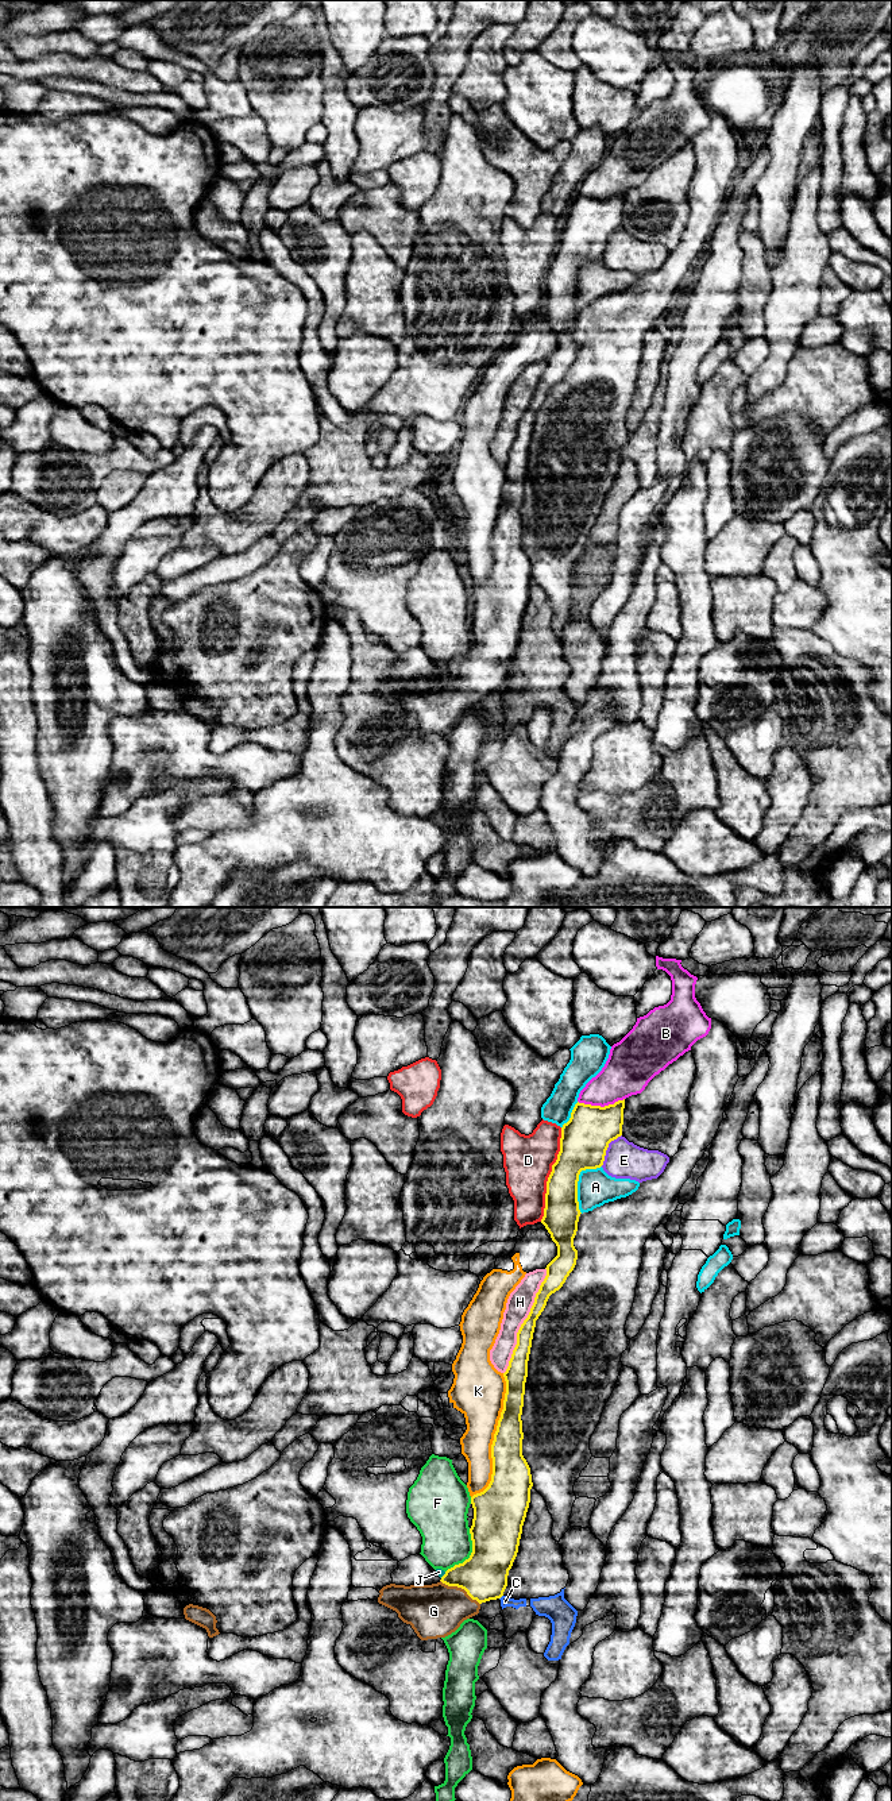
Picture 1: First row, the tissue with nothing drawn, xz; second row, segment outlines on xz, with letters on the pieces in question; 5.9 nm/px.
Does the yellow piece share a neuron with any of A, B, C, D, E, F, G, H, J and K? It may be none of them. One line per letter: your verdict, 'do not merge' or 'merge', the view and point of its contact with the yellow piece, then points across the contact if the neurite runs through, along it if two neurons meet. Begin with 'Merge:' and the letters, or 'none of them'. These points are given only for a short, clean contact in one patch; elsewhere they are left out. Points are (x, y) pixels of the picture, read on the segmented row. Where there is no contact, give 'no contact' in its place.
Merge: G
A: do not merge; contact xz (576, 1183)
B: do not merge; contact xz (599, 1106)
C: do not merge; contact xz (501, 1596); border xz (502, 1595), (499, 1599)
D: do not merge; contact xz (549, 1175)
E: do not merge; contact xz (606, 1149)
F: do not merge; contact xz (471, 1554)
G: merge; contact xz (460, 1587); way xz (483, 1576), (460, 1587), (433, 1611)
H: do not merge; contact xz (524, 1321)
J: do not merge; contact xz (444, 1574); border xz (446, 1572), (440, 1577)
K: do not merge; contact xz (494, 1438)

